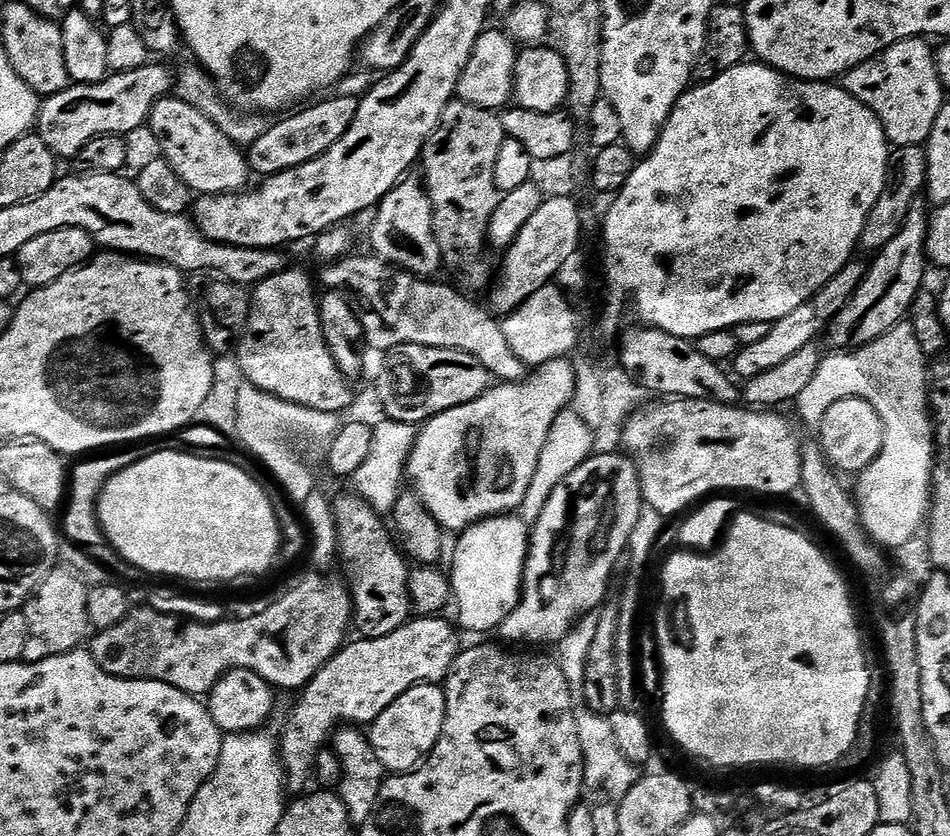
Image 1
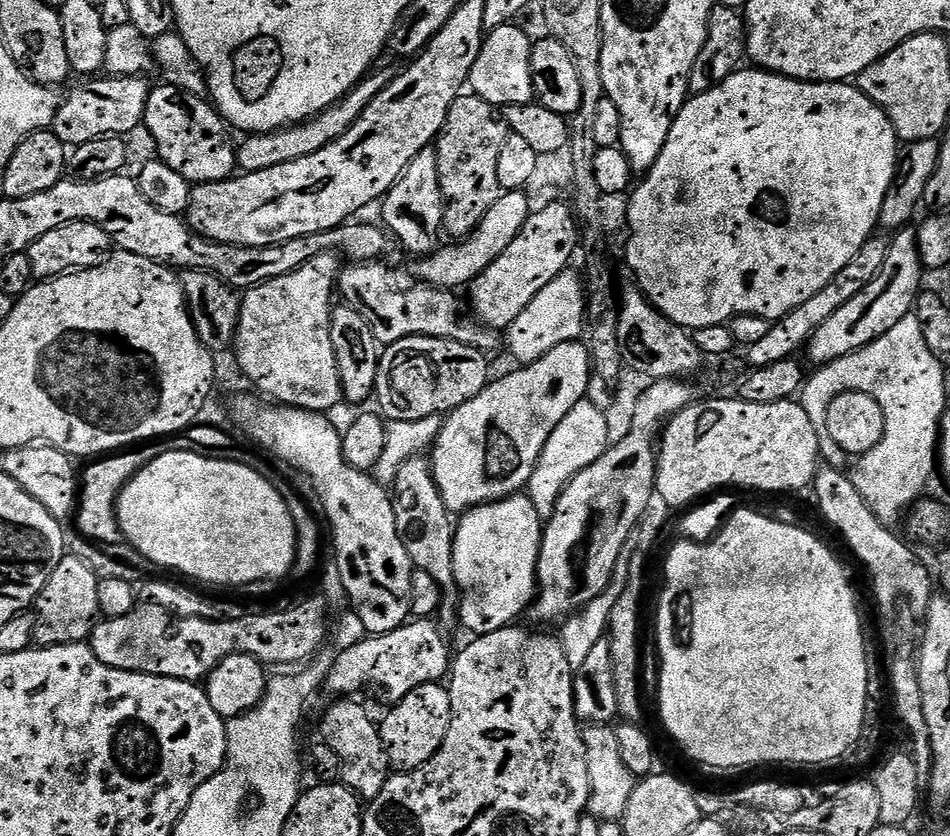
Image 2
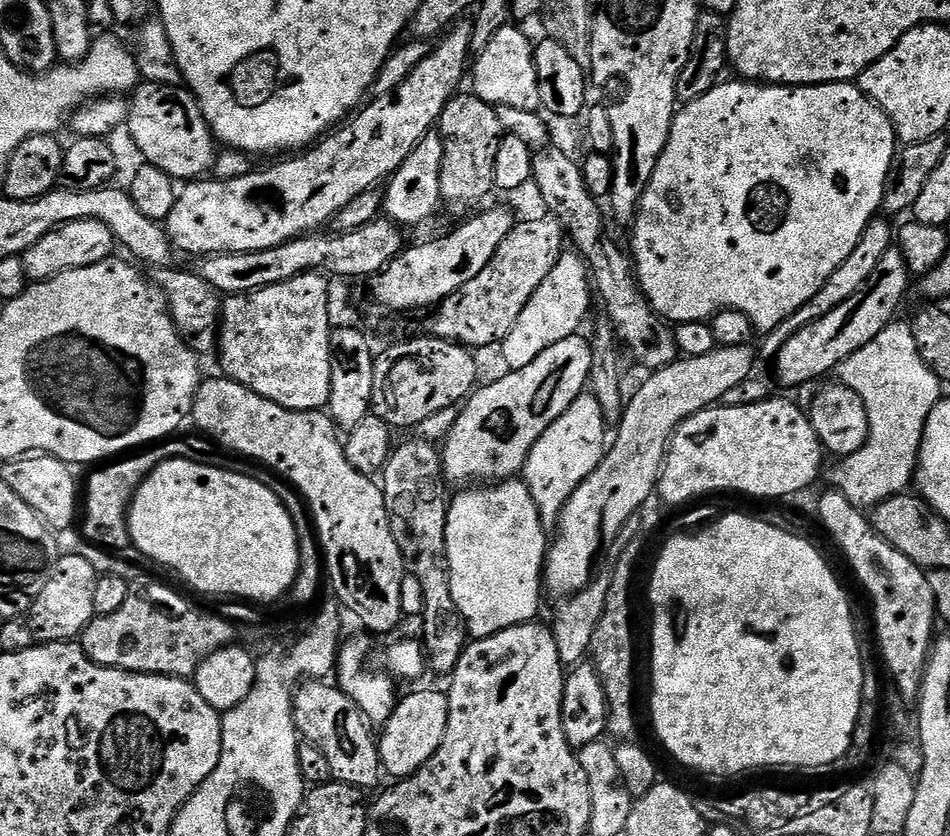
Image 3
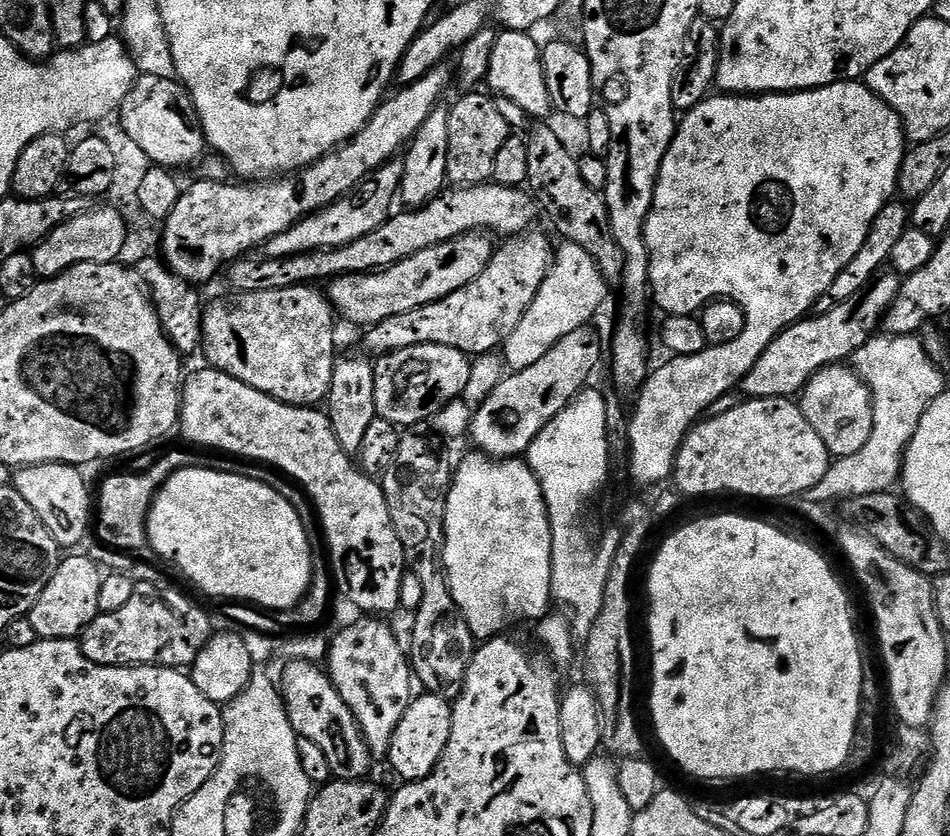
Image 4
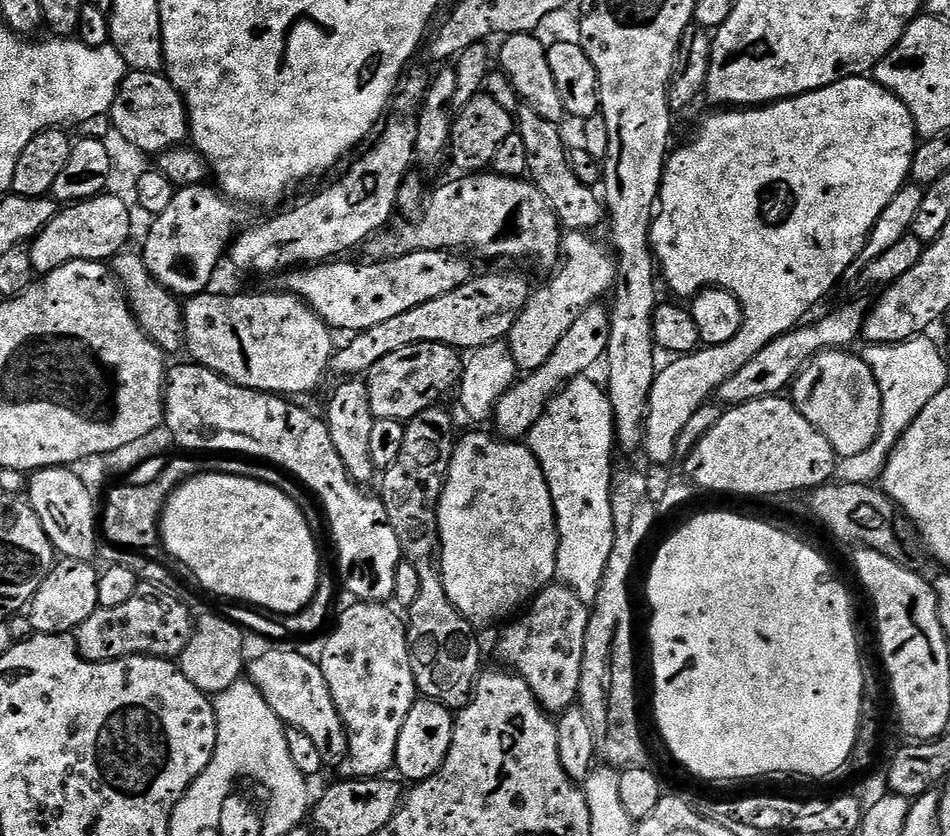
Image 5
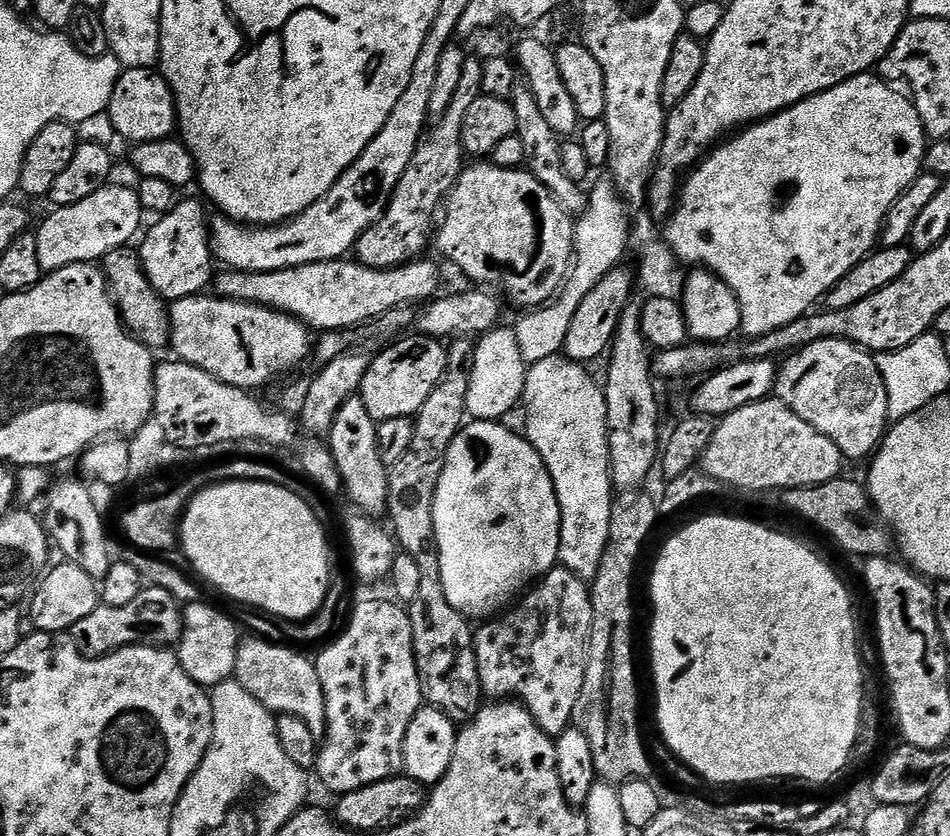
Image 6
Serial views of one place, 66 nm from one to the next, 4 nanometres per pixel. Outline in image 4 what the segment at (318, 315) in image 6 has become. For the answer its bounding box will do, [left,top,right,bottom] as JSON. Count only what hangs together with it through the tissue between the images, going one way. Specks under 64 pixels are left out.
[326,234,494,326]

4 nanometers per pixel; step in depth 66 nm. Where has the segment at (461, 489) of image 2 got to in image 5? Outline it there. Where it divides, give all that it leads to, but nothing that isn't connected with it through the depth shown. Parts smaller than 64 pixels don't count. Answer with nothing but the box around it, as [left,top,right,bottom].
[494,303,610,442]

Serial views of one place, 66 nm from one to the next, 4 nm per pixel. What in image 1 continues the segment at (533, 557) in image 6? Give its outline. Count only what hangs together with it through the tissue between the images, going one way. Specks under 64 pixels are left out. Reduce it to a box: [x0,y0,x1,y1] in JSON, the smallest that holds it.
[452,514,530,633]

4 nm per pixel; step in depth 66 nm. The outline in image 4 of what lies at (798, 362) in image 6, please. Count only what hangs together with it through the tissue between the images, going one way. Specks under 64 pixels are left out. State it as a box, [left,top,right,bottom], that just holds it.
[798,364,874,457]

